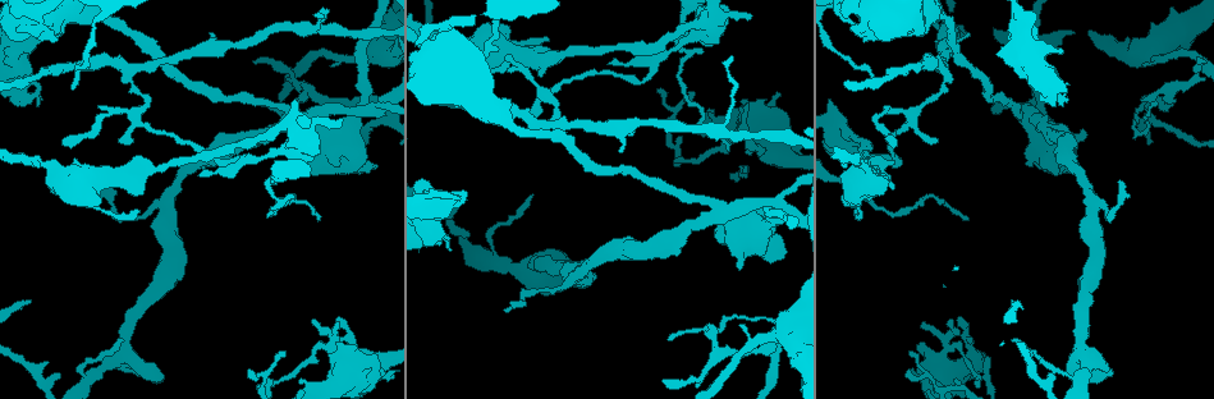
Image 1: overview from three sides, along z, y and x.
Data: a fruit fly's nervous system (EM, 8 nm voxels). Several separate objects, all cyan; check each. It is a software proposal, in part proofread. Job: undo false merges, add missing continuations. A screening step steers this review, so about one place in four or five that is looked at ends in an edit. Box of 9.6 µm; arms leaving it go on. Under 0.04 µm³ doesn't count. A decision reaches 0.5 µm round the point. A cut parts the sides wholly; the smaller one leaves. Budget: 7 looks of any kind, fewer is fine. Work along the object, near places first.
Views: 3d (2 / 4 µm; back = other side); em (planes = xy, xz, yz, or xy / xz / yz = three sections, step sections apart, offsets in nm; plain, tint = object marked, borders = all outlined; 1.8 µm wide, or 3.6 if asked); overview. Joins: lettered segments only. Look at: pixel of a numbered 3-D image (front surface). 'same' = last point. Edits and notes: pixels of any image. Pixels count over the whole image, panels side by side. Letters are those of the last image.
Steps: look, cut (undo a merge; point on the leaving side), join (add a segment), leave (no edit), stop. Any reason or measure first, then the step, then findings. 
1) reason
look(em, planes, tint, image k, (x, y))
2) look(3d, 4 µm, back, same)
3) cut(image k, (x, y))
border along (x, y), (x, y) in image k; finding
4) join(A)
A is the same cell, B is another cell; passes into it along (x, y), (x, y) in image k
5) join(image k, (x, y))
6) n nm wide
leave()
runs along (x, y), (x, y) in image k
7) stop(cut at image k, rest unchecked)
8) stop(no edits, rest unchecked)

branch stops here
look(3d, 2 µm, back, image 1, (742, 325))

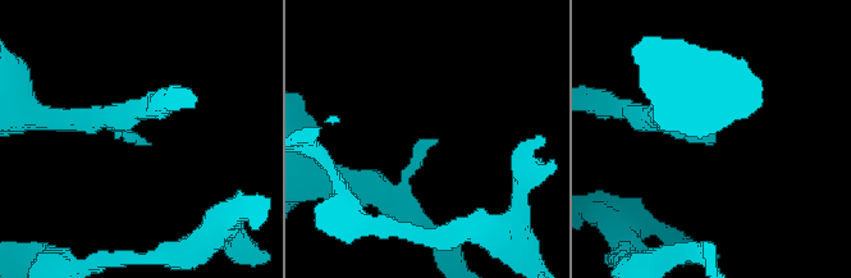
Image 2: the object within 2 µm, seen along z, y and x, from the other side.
need the tissue
look(em, 3.6 µm, yz, step 8, borders, image 2, (713, 141))

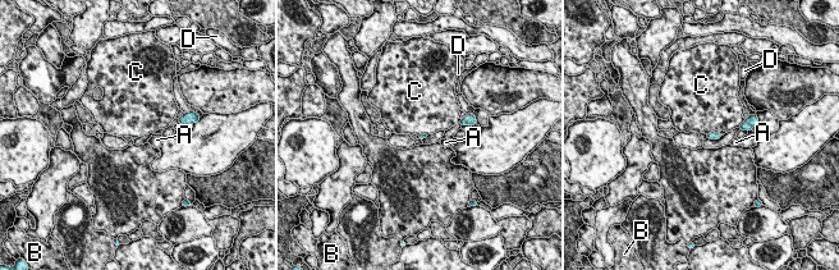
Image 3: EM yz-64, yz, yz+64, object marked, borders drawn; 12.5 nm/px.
look(em, 3.6 µm, planes, borders, same)

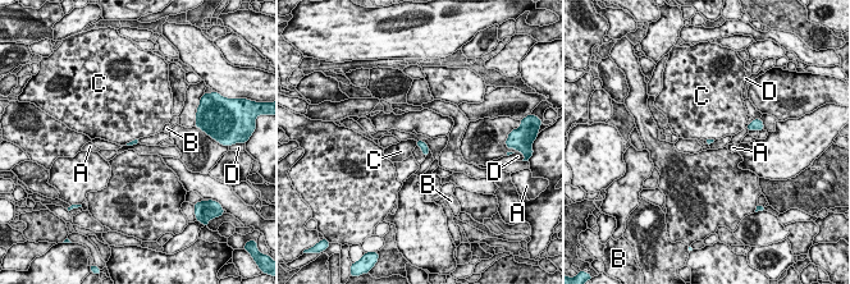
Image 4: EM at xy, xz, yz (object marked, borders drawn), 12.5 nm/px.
leave()
A, B, C and D are other cells; border along (138, 137), (126, 143) in image 4; none of them fits

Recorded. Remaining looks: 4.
thick turns thin
look(3d, 2 µm, image 1, (945, 70))

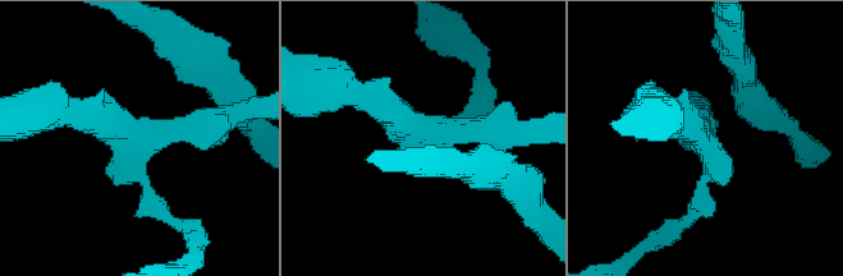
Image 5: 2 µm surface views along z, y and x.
3 arms; need the tissue
look(em, xy, step 8, plain, image 5, (703, 147))

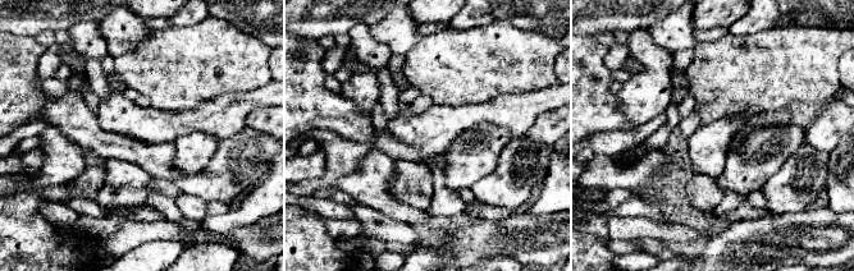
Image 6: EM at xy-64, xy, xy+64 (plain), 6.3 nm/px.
what lies round it
look(em, xy, step 8, borders, same)

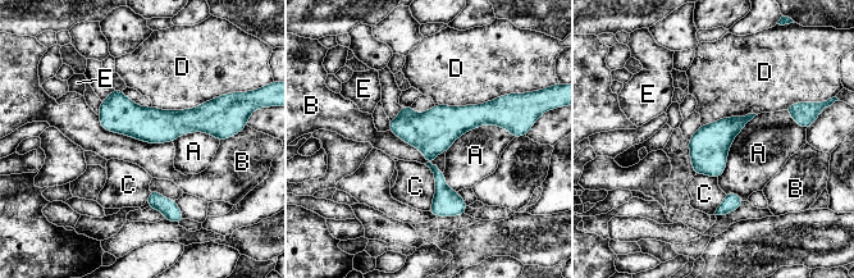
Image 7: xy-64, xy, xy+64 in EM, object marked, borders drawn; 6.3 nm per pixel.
leave()
A, B, C, D and E are other cells; border along (97, 115), (108, 131), (172, 142) in image 7; one neuron here

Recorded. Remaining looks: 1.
branch stops here
look(em, 3.6 µm, yz, step 8, borders, image 1, (24, 29))

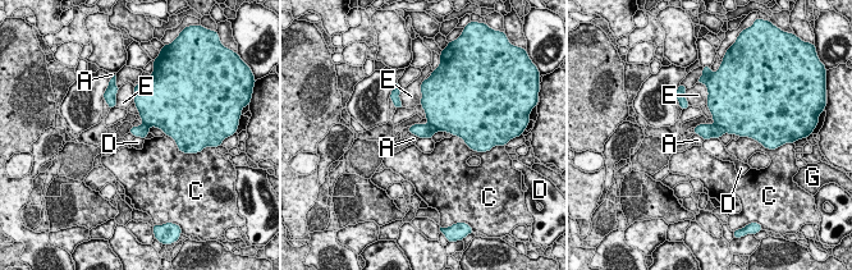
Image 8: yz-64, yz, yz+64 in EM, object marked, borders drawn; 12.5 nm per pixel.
cut(image 8, (734, 111))
A, C, D, E and G are other cells; border along (715, 123), (727, 132) in image 8; a second neuron is stuck on

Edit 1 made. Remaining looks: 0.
stop(cut at image 8, rest unchecked)

